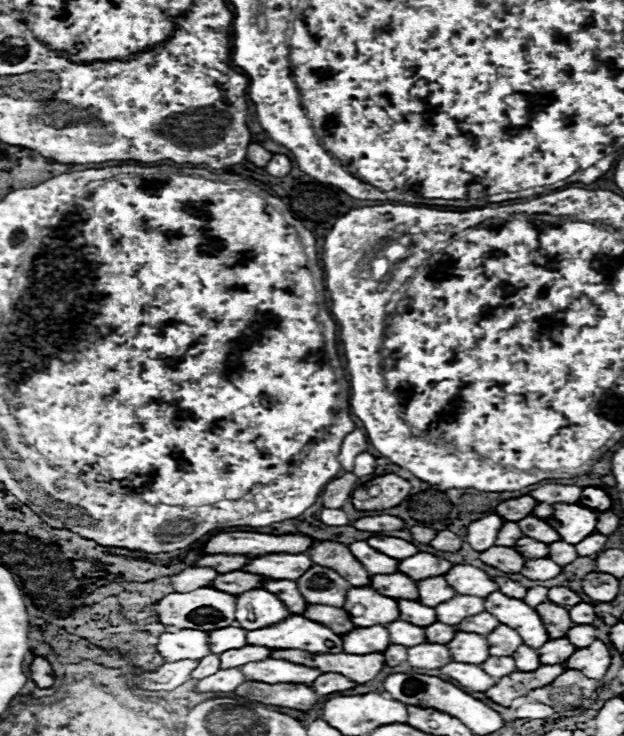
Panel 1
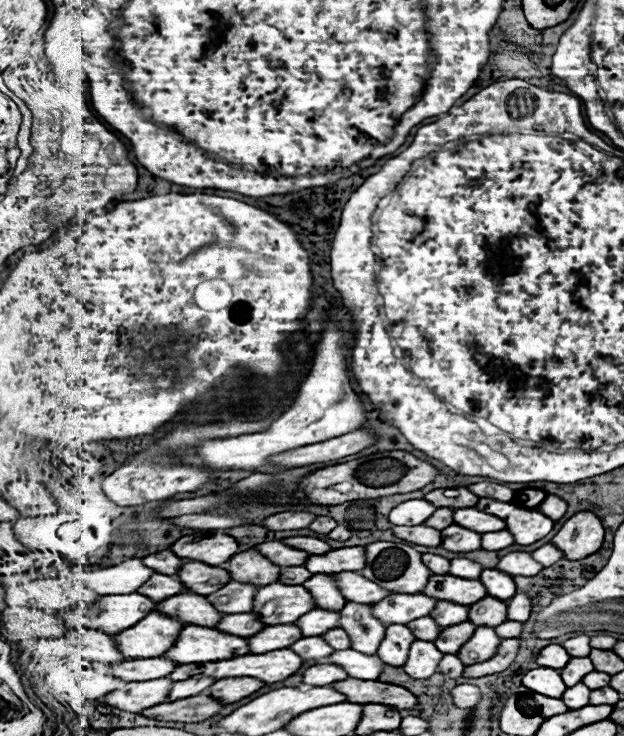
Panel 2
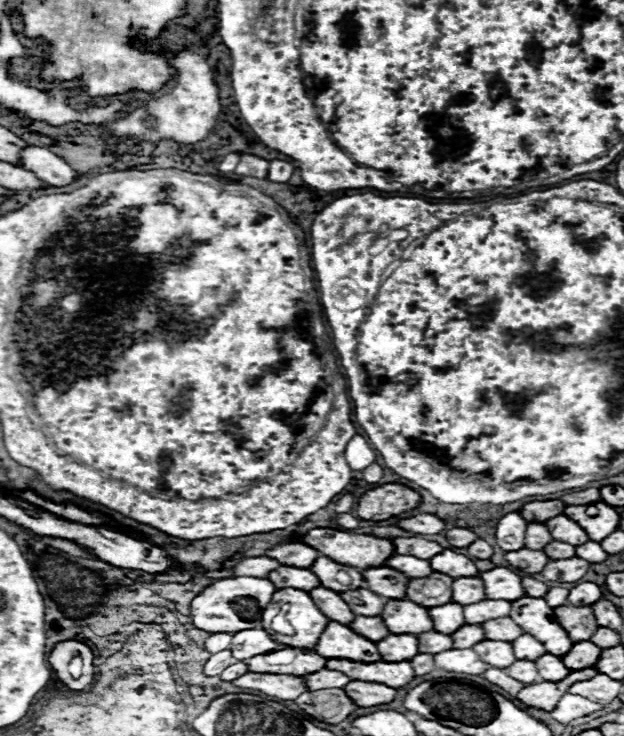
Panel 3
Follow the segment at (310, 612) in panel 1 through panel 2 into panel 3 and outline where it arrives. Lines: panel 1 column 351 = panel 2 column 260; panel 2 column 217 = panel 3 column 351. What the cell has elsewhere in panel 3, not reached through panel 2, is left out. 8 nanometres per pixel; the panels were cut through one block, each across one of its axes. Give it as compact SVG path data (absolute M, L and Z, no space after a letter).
M356 616L356 620L350 624L354 632L360 632L362 636L368 636L368 640L384 640L384 636L390 636L384 620L380 616Z

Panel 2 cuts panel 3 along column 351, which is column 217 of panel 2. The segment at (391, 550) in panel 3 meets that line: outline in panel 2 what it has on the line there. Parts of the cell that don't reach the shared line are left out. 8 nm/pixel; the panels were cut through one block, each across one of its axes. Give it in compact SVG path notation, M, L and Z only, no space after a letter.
M216 532L198 542L184 542L184 538L180 538L170 546L170 550L180 558L204 560L206 564L224 564L238 552L238 544L232 536Z

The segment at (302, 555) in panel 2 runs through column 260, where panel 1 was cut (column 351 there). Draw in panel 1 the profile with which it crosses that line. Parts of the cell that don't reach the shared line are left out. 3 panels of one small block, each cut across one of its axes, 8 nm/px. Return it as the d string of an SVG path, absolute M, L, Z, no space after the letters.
M358 540L358 542L348 544L348 550L352 552L352 556L356 556L356 560L366 568L368 574L372 574L372 572L398 572L396 560L370 548L366 544L366 540Z

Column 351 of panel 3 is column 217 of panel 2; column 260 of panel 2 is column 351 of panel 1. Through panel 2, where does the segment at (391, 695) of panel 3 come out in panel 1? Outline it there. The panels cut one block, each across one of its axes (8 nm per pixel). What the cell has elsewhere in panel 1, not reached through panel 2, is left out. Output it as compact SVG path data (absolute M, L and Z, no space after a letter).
M326 672L326 674L320 674L314 682L312 682L312 688L316 694L332 694L332 692L342 692L342 690L348 690L348 688L354 688L356 684L352 684L352 680L348 680L346 676L342 674L334 674L334 672Z

